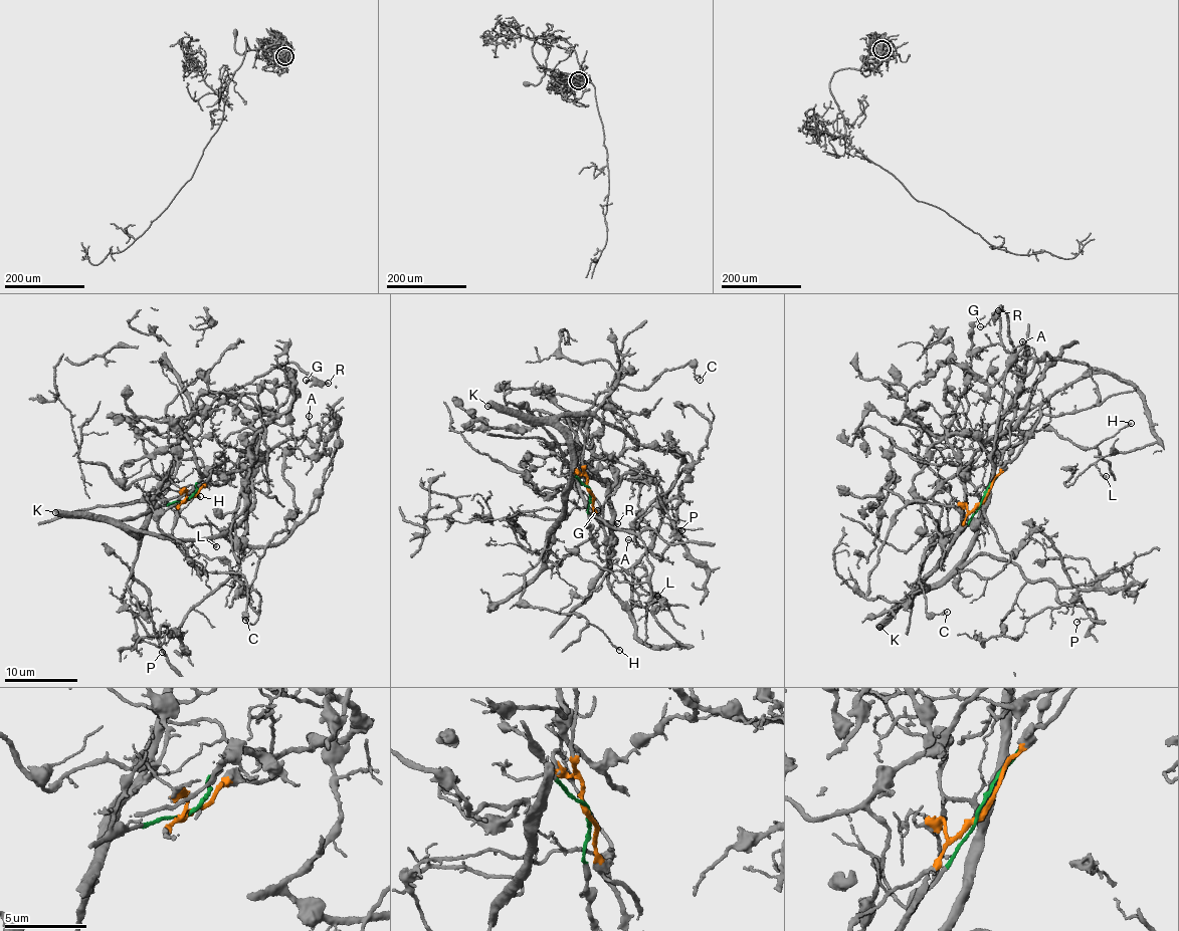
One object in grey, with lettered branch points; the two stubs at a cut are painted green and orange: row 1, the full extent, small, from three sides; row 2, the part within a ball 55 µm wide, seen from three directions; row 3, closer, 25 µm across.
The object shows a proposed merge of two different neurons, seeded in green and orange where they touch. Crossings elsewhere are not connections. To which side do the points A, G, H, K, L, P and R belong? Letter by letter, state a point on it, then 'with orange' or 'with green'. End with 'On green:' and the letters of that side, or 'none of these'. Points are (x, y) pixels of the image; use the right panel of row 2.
A: place (1022, 341); with orange
G: place (980, 326); with green
H: place (1131, 423); with green
K: place (879, 627); with green
L: place (1106, 476); with orange
P: place (1076, 622); with green
R: place (998, 310); with green
On green: G, H, K, P, R

